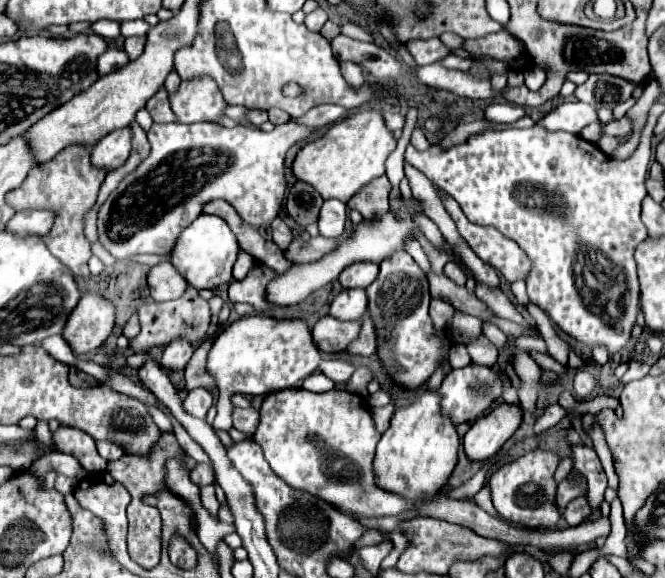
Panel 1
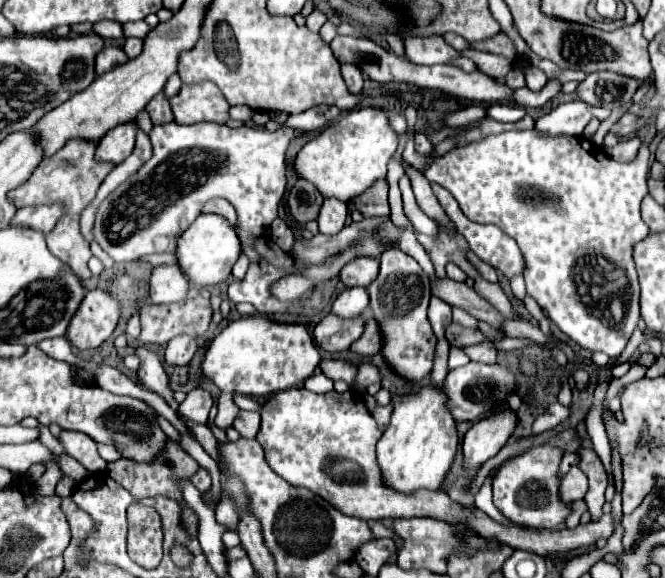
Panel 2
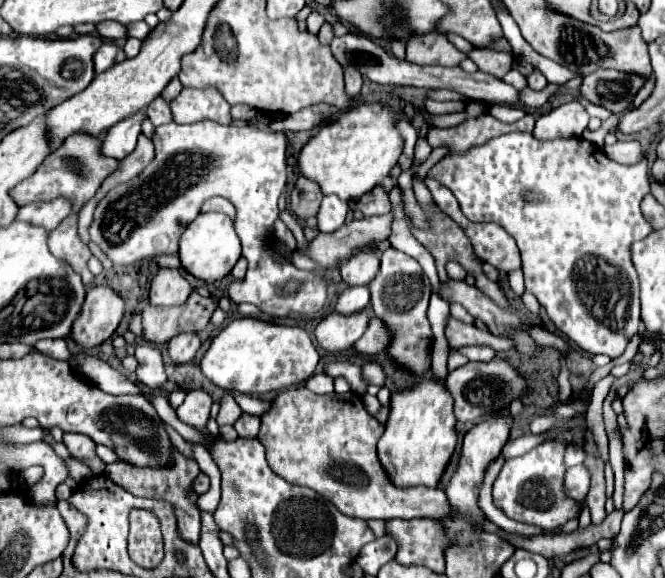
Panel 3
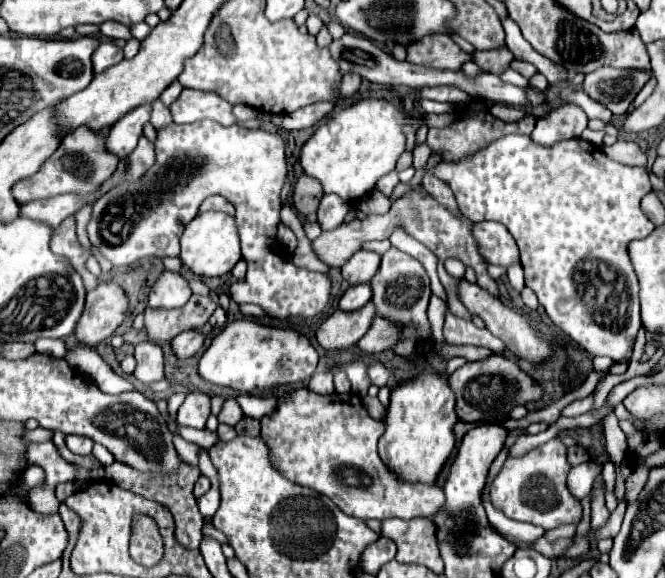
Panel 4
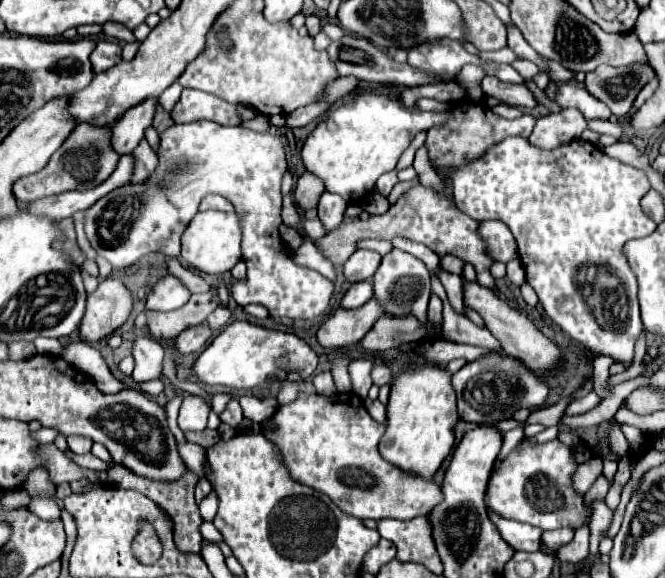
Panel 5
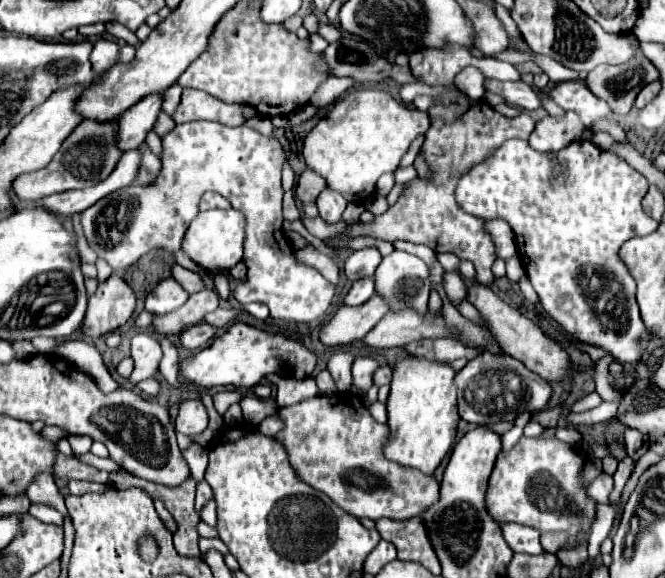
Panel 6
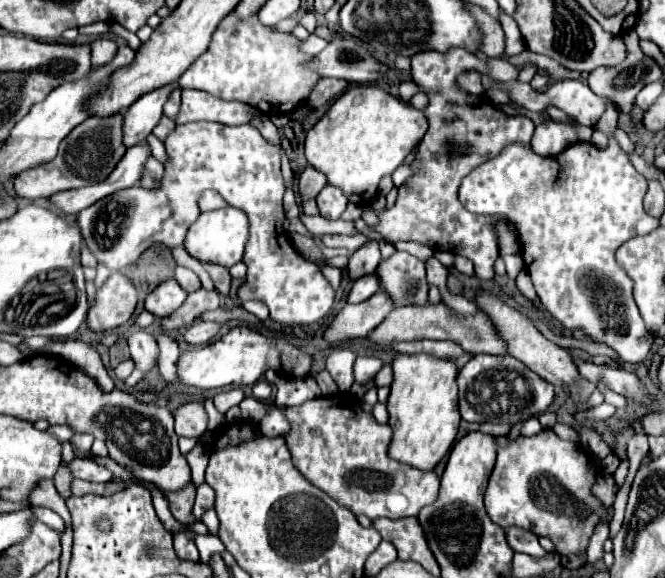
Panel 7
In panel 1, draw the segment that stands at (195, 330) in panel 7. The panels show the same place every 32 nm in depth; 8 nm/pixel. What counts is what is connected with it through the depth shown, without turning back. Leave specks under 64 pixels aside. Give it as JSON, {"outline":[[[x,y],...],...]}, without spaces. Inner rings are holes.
{"outline":[[[172,340],[172,342],[166,346],[166,350],[164,350],[162,358],[160,358],[160,364],[162,364],[164,368],[170,368],[170,370],[184,368],[184,366],[188,364],[188,360],[192,358],[194,348],[196,348],[196,346],[194,346],[192,342],[188,342],[188,340]]]}

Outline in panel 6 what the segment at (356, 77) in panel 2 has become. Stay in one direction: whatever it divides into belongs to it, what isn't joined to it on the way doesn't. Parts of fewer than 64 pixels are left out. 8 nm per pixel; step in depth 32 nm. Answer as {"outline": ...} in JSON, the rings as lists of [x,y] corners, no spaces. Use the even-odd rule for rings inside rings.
{"outline":[[[328,78],[328,80],[320,86],[320,90],[314,92],[310,104],[314,104],[314,106],[328,106],[328,104],[336,102],[342,94],[346,94],[354,84],[356,84],[356,82],[352,82],[352,80],[348,80],[348,78]]]}

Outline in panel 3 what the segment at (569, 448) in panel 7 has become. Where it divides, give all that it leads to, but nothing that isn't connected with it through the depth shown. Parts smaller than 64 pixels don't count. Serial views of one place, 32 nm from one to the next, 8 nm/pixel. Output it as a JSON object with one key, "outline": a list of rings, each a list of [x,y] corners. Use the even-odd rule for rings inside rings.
{"outline":[[[546,440],[520,458],[504,462],[492,490],[494,506],[500,508],[508,518],[540,526],[542,530],[554,530],[572,518],[580,516],[580,506],[564,490],[564,450],[566,446],[558,440]]]}

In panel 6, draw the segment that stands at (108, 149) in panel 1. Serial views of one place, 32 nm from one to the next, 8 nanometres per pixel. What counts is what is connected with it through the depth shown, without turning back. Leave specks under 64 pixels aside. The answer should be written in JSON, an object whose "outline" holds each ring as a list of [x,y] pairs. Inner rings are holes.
{"outline":[[[164,92],[144,96],[140,102],[130,106],[120,116],[120,134],[118,134],[118,146],[126,152],[136,146],[140,146],[146,138],[146,134],[154,128],[158,114],[162,112]]]}

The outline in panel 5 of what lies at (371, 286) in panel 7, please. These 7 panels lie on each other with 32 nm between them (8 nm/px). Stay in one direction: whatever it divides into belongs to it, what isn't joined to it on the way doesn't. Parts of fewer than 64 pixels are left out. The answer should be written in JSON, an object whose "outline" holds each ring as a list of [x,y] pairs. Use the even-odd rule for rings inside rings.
{"outline":[[[370,280],[356,282],[356,284],[352,284],[352,288],[344,294],[344,298],[342,298],[342,308],[358,308],[358,306],[366,304],[372,296],[374,296],[374,288],[372,288],[372,282],[370,282]]]}

